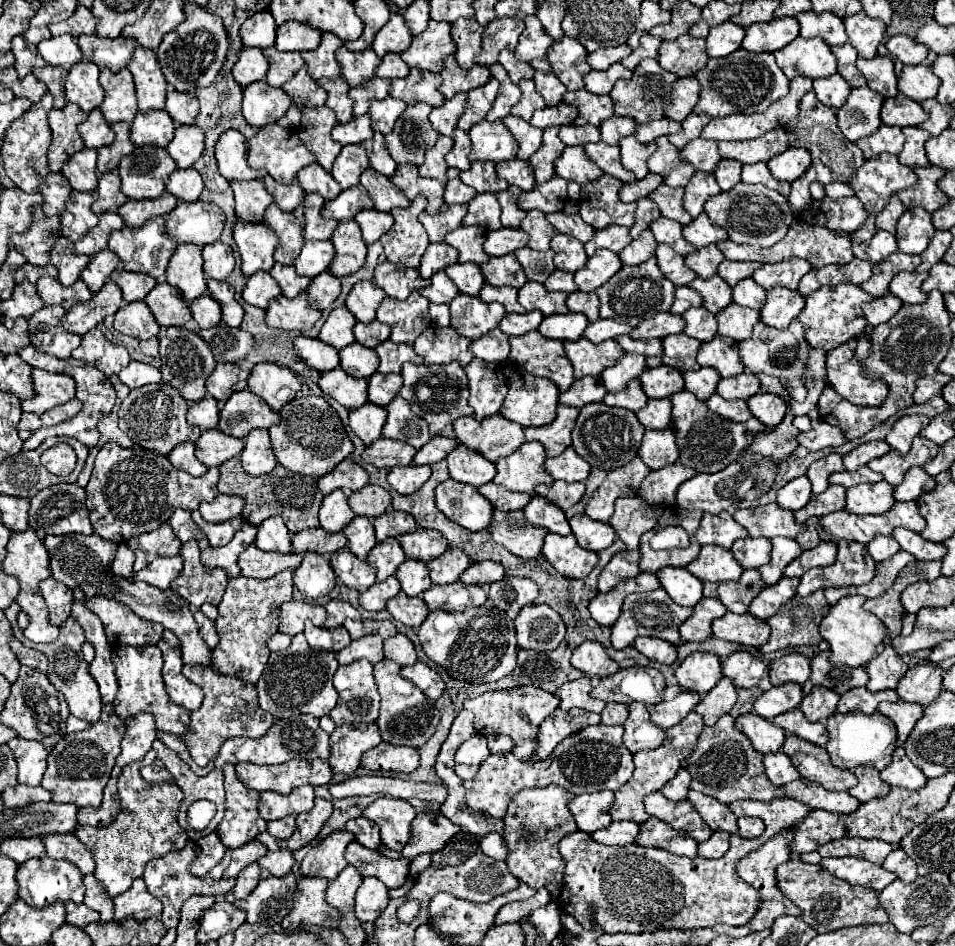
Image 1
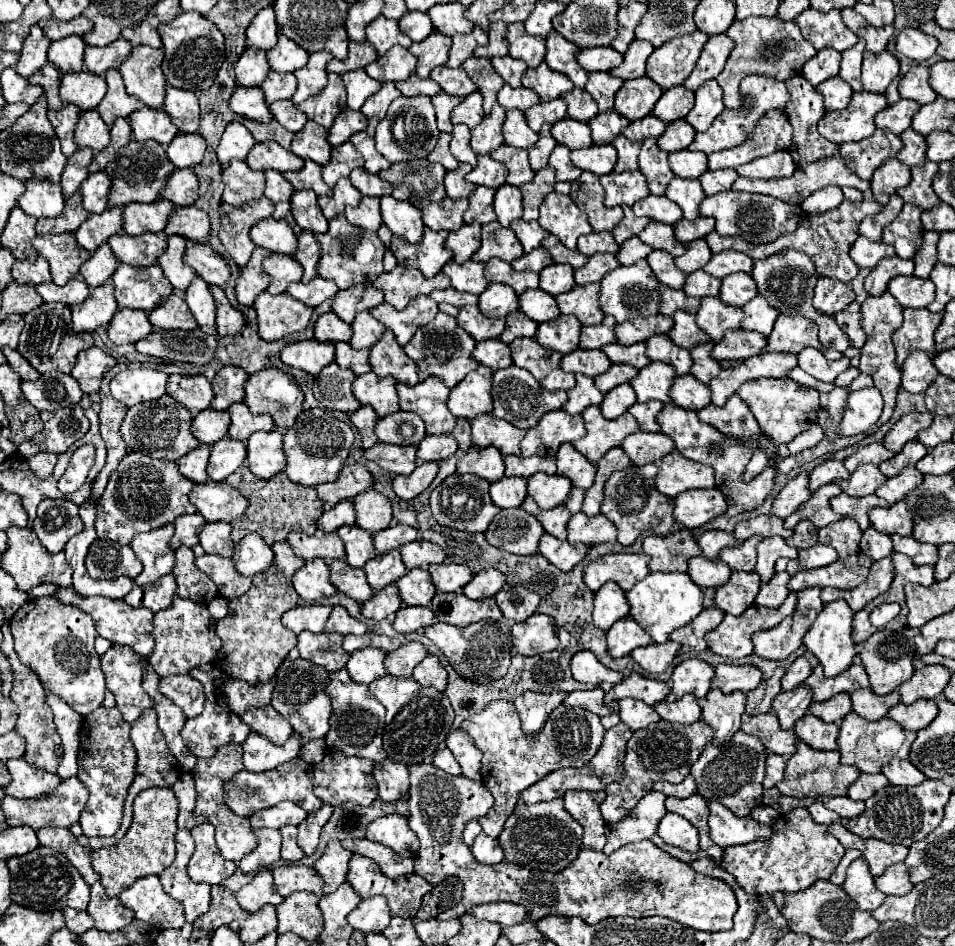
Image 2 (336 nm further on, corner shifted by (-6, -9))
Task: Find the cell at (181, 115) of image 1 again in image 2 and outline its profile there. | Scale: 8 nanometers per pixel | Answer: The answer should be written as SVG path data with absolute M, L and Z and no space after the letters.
M166 88L166 100L164 100L164 112L172 118L178 132L198 132L200 122L200 108L198 98L194 92L184 92L180 88Z

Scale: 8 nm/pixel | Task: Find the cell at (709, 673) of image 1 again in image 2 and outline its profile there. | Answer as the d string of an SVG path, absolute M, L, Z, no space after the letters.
M698 658L684 660L672 672L672 692L682 698L684 694L694 694L696 698L704 698L710 692L710 684L714 678L714 668Z

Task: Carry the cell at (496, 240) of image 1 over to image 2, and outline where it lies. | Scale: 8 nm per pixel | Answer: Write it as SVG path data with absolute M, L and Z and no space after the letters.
M498 220L482 226L482 246L472 256L474 262L488 262L490 258L500 258L504 262L512 262L524 254L520 240L514 236L510 228L504 228Z

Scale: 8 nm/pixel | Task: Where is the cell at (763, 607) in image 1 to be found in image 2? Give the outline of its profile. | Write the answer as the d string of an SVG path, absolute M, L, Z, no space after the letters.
M778 572L768 584L762 584L762 588L756 596L756 604L766 606L766 608L780 608L780 604L790 594L788 582L790 582L790 574L788 572Z

